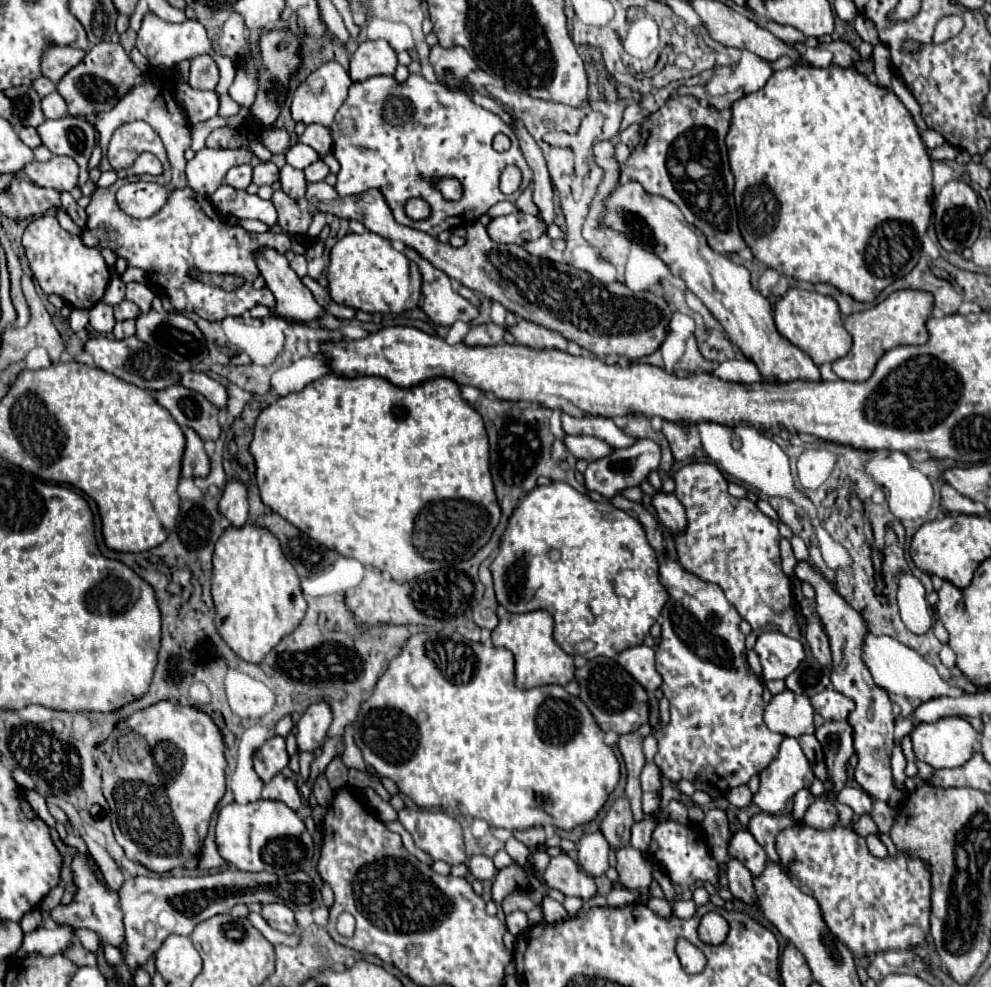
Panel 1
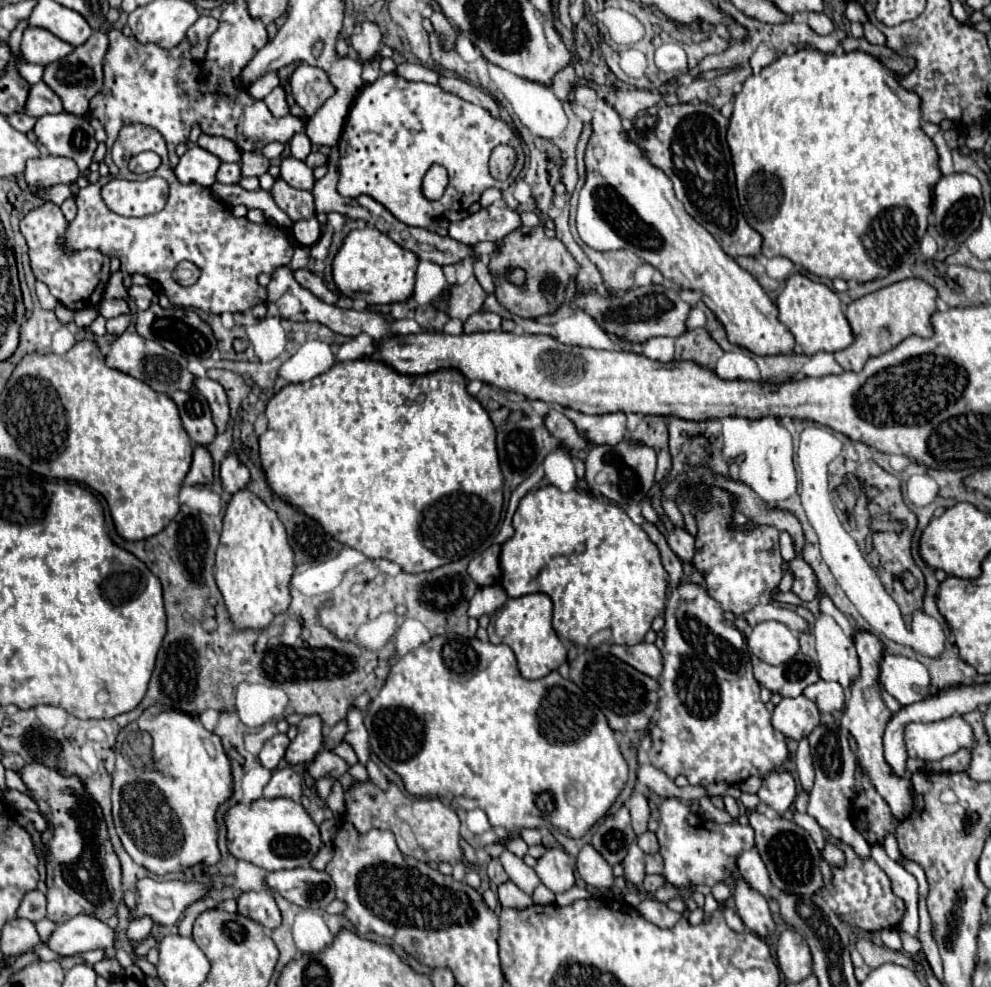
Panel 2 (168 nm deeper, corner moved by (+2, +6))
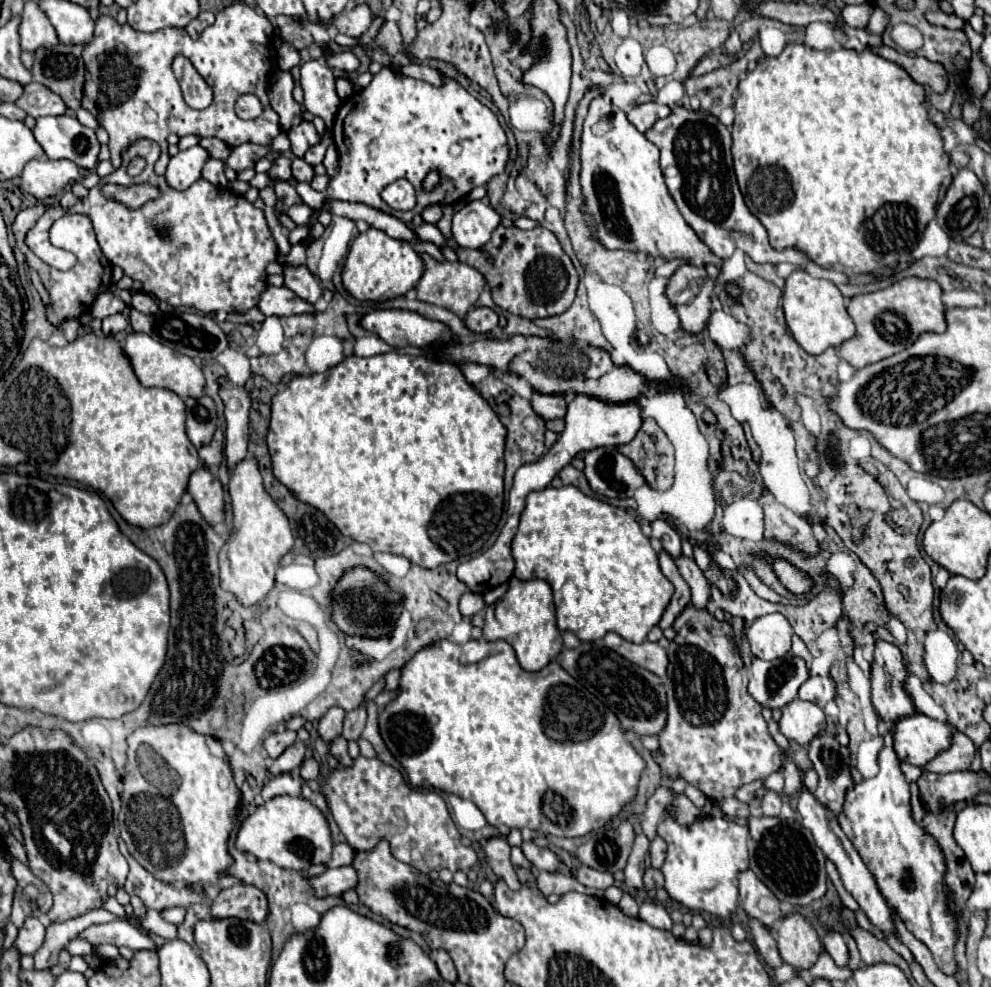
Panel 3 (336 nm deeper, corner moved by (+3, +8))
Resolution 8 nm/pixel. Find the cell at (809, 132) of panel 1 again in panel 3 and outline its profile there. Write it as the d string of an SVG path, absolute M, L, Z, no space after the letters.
M790 43L778 57L760 59L756 69L750 71L748 77L740 81L738 97L734 103L734 113L736 113L736 119L732 125L732 139L734 139L732 159L734 159L736 179L744 195L746 207L766 227L770 245L778 251L796 249L804 253L808 259L812 259L812 263L824 269L846 273L848 277L860 275L860 273L876 273L876 271L882 271L884 267L906 261L916 249L926 225L934 219L936 207L942 201L948 185L952 183L952 175L948 169L950 159L942 149L940 129L928 119L928 101L926 101L924 87L914 83L912 77L902 67L898 67L892 61L882 59L870 49L816 51L816 49L804 47L802 43Z

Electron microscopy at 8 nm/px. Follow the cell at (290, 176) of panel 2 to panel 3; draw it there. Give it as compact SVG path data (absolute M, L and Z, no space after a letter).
M294 157L294 159L292 159L292 175L294 175L296 181L306 181L306 183L310 183L312 177L314 177L314 171L312 171L312 167L310 167L304 159Z

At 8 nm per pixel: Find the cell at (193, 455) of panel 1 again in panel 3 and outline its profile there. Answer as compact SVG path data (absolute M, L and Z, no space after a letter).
M200 465L190 475L188 493L194 497L202 517L210 525L216 525L224 519L224 491L222 491L222 485L204 465Z

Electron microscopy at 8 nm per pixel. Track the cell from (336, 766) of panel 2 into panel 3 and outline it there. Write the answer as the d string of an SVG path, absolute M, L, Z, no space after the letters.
M338 737L338 739L334 739L330 743L330 753L340 761L342 767L350 767L352 765L352 759L350 759L350 755L346 751L346 741L342 737Z

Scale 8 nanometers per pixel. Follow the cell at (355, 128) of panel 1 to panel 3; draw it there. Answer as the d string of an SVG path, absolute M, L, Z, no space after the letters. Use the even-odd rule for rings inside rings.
M382 67L382 71L374 75L372 83L366 89L360 89L352 97L348 97L348 101L342 101L334 117L332 139L340 153L340 171L330 179L326 197L366 203L398 217L404 223L410 223L412 217L422 213L428 205L454 205L456 201L464 199L474 187L486 185L494 175L504 173L510 155L508 139L502 125L498 123L498 117L454 79L448 77L444 81L444 87L432 87L426 81L400 77L388 67ZM430 169L438 169L442 183L434 191L426 193L422 189L422 179ZM400 177L408 179L416 189L416 207L412 211L396 211L380 197L382 189Z

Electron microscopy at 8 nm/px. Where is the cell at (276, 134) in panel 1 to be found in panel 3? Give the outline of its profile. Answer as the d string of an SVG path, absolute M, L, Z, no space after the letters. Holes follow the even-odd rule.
M236 1L218 11L216 23L204 29L196 41L188 37L186 29L136 33L128 23L118 25L116 19L100 15L96 21L94 39L84 49L86 83L82 107L90 111L108 131L108 147L112 153L110 161L114 169L120 167L120 153L128 147L128 143L140 137L154 139L162 147L162 155L154 167L158 175L166 173L170 159L166 139L170 133L176 133L178 137L218 137L230 147L238 147L242 143L270 145L282 131L276 113L268 109L268 81L276 67L272 37L274 27L270 25L268 17L262 13L258 15L256 9L248 7L244 1ZM178 55L190 59L196 71L212 87L214 101L210 107L196 111L186 105L172 71L172 61ZM244 93L256 95L264 105L264 113L258 119L244 121L236 115L236 99Z

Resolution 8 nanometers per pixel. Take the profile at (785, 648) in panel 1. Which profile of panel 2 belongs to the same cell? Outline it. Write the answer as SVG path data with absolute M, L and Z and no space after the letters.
M765 621L755 625L751 635L747 637L747 645L751 655L771 665L781 665L799 651L797 635L777 621Z

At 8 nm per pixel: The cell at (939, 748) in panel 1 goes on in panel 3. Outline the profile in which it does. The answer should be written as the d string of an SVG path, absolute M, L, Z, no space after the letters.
M922 713L900 719L894 727L894 749L900 761L908 761L916 767L924 767L952 745L954 727Z

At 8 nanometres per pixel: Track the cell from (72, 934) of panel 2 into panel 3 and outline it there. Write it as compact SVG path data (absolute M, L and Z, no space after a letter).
M110 921L110 923L98 923L98 925L90 925L86 927L78 939L84 939L92 945L116 945L116 947L130 947L134 951L140 951L140 949L156 949L152 939L148 935L142 935L136 927L132 927L130 923L126 921Z

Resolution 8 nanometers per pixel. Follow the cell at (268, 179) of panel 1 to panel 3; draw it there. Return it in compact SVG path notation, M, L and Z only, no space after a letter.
M244 143L244 145L232 149L230 157L226 159L226 165L232 167L234 171L244 171L244 169L252 169L256 165L256 161L260 161L266 155L268 155L268 147Z

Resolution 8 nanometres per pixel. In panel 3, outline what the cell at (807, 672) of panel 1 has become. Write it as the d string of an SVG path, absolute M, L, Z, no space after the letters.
M784 655L774 661L754 657L750 665L750 695L770 709L782 709L798 695L800 685L810 677L802 657Z

